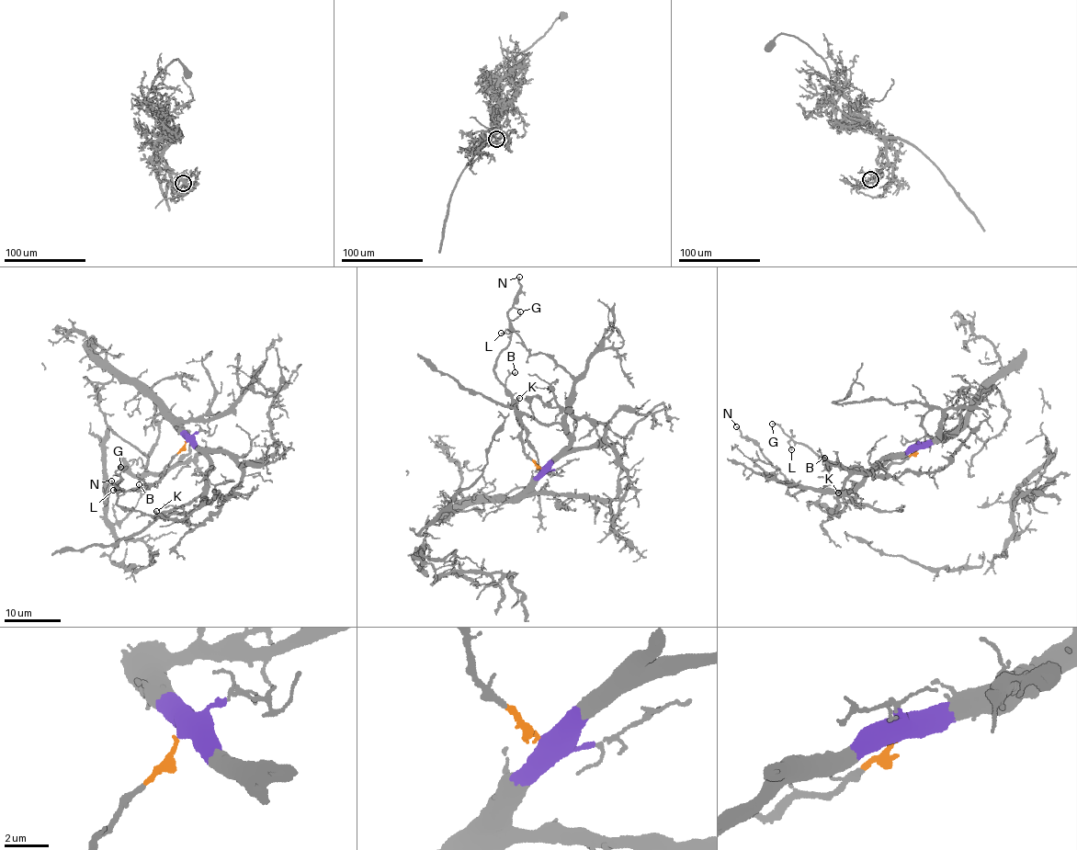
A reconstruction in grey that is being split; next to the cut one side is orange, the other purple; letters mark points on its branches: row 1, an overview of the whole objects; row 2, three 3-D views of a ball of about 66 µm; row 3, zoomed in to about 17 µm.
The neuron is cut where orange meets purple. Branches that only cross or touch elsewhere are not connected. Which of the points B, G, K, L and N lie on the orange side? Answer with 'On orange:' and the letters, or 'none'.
On orange: B, G, L

